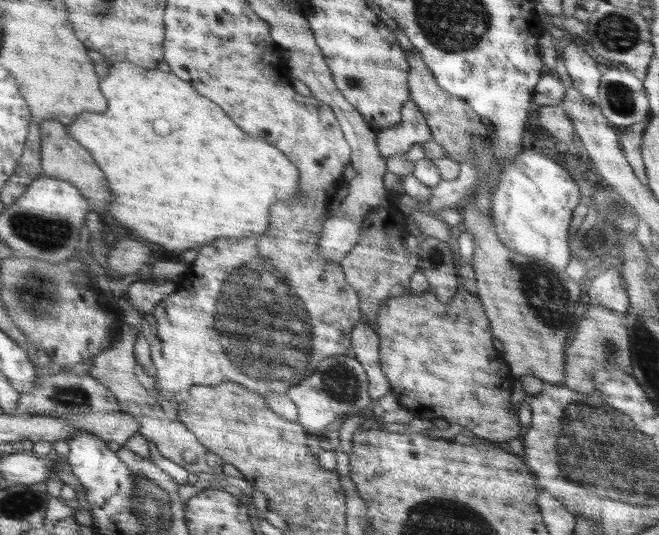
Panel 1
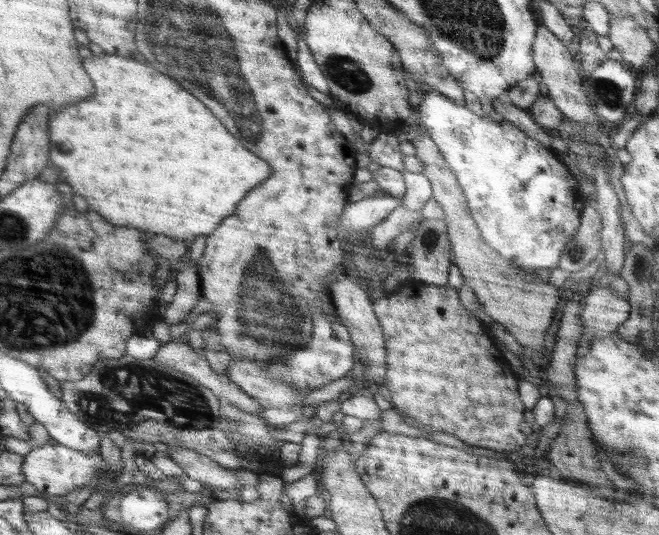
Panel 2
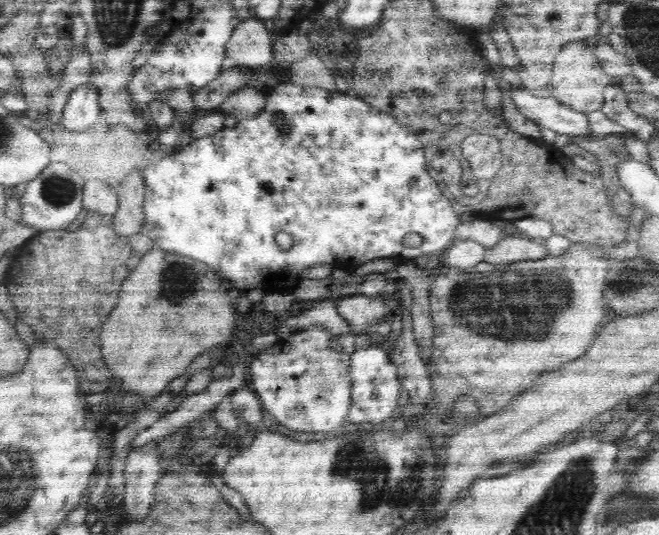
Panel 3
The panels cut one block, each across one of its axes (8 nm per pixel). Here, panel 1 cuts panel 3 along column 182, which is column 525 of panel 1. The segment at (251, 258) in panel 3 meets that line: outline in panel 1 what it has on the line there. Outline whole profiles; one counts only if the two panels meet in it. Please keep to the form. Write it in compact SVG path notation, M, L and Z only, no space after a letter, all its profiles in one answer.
M523 148L509 163L499 168L499 181L491 192L491 219L496 236L504 246L520 255L533 256L553 264L554 267L565 268L571 259L568 245L570 220L580 197L578 186L562 165L544 154L534 152L531 148Z

